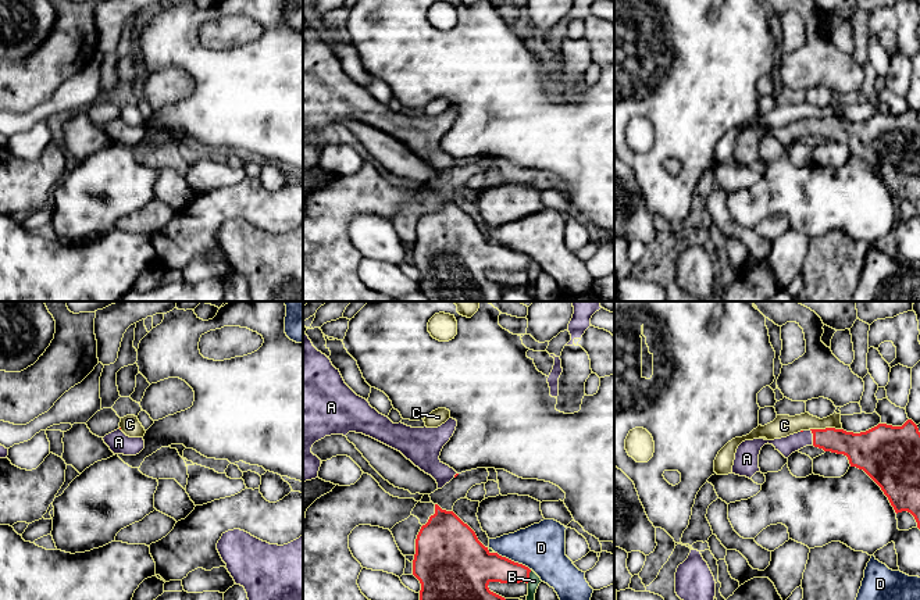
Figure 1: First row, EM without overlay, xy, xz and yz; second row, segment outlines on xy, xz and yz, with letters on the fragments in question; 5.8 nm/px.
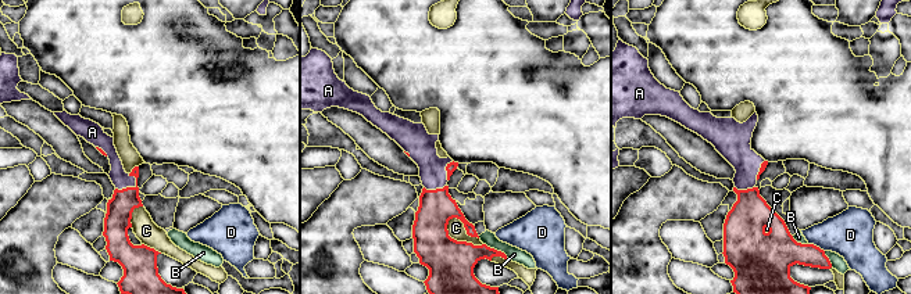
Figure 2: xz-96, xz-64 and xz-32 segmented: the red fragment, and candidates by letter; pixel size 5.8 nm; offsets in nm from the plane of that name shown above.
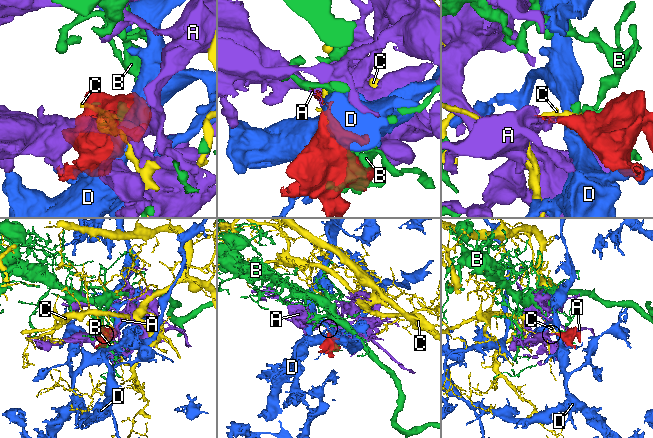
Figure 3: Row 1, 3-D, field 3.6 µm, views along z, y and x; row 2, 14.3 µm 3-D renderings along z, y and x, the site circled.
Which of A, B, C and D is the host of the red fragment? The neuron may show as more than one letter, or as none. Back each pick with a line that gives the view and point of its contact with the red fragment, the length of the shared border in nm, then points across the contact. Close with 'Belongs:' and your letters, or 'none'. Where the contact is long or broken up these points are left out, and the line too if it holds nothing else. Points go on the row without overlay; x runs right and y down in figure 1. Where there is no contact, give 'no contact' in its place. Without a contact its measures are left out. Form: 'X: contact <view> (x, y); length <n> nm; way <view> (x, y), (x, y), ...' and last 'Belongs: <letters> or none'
A: contact yz (813, 125); length 90 nm
Belongs: A

